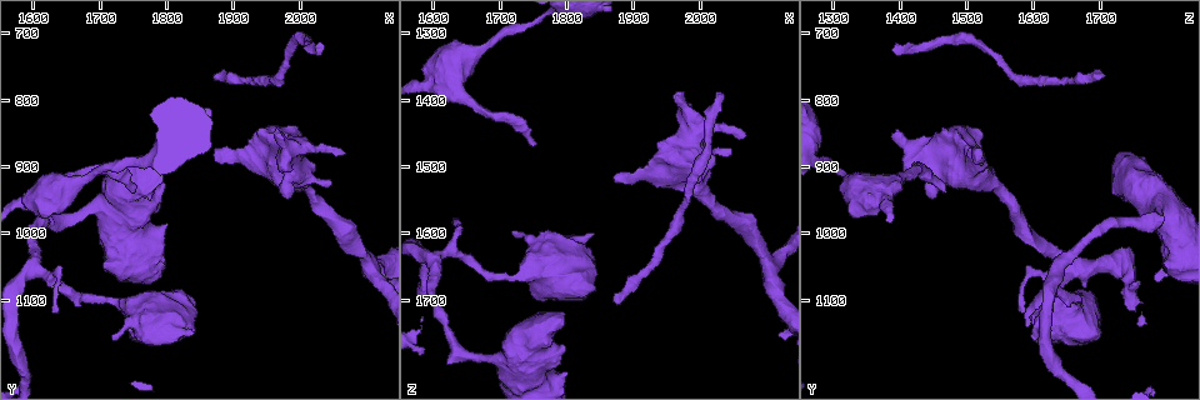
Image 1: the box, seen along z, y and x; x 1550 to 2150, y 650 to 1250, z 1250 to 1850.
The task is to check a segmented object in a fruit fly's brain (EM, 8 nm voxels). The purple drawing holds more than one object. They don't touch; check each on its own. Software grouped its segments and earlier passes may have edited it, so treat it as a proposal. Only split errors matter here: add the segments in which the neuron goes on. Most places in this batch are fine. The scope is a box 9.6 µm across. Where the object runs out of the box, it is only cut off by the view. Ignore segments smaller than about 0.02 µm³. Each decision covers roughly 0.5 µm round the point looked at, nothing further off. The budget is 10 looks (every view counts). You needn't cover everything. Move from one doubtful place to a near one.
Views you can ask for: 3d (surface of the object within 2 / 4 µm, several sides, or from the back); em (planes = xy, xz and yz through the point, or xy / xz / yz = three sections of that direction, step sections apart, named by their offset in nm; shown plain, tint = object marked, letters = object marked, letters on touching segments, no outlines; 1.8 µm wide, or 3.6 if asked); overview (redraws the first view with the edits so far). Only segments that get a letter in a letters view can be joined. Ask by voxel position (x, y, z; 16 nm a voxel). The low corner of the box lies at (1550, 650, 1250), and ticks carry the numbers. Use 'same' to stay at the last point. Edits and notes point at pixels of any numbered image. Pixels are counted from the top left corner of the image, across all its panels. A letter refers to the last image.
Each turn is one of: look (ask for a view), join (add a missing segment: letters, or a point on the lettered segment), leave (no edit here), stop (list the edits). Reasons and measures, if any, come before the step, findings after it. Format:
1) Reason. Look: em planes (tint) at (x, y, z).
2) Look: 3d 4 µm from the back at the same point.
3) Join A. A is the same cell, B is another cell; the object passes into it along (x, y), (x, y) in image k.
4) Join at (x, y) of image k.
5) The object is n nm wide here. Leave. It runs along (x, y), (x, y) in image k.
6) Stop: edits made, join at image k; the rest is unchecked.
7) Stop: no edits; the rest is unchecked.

Look: 3d 4 µm from the back at (1880, 765, 1705).

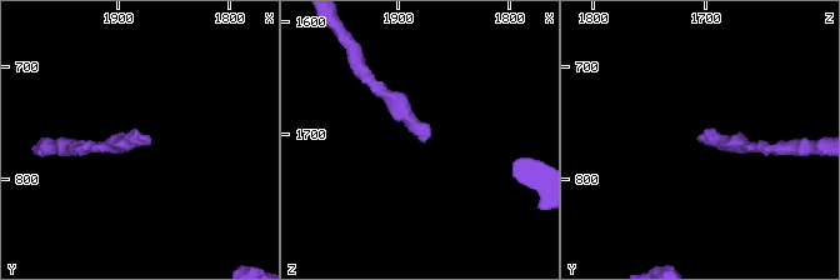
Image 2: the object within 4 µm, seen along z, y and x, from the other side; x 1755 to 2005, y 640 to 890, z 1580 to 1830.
Need the tissue. Look: em xz step 4 (tint) at (1876, 762, 1706).

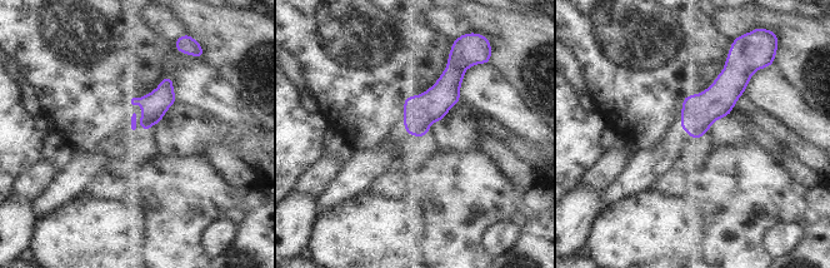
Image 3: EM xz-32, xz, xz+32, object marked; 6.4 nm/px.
Cut it another way. Look: em xy step 4 (letters) at the same point.

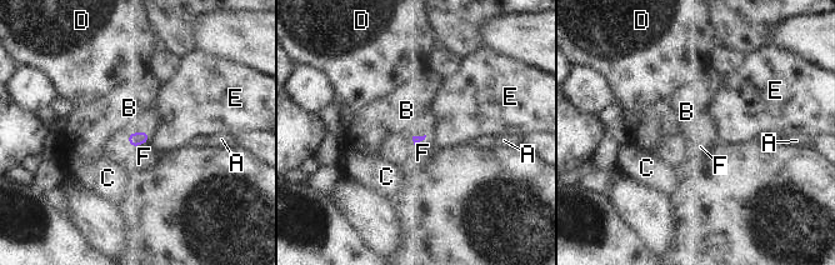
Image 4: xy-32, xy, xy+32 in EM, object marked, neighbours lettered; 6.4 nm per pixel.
Leave. A, B, C, D, E and F are other cells; a border runs along (148, 129), (130, 131), (126, 135) in image 4; none of them fits.

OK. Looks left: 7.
An open end. Look: em 3.6 µm planes (letters) at (1870, 875, 1515).

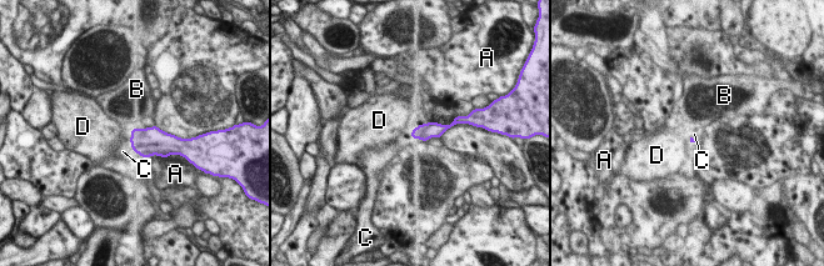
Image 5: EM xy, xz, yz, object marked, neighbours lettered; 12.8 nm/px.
Join C. C is the same cell, A, B and D are other cells; the object passes into it along (149, 141), (131, 144), (123, 151) in image 5; the neuron continues.

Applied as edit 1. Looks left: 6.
End of a long branch. Look: em planes (letters) at (1750, 935, 1465).

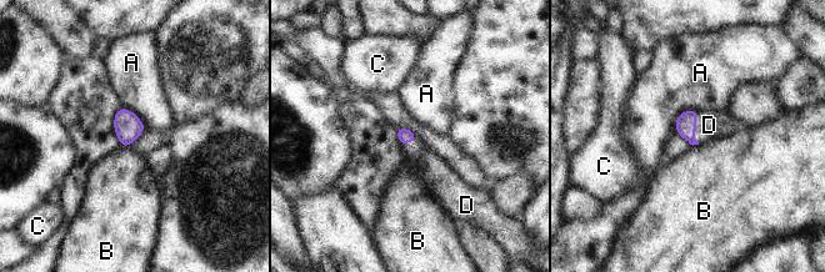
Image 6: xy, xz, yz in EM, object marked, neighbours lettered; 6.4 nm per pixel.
Join D. D is the same cell, A, B and C are other cells; the object passes into it along (685, 125), (695, 127), (709, 125) in image 6; the neuron continues.

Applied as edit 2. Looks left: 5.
Free end. Look: 3d 4 µm at (1975, 860, 1385).

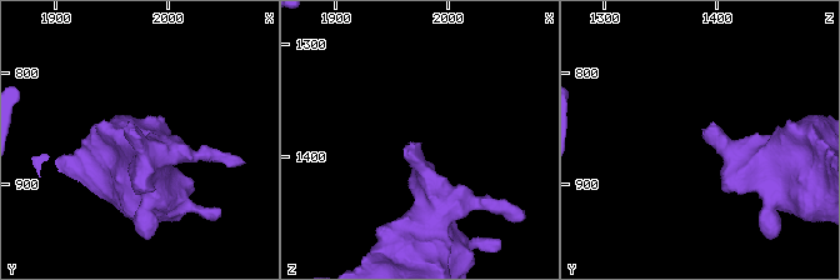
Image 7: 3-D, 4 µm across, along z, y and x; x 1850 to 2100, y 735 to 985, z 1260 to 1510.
Now the EM. Look: em planes (letters) at (1976, 858, 1388).

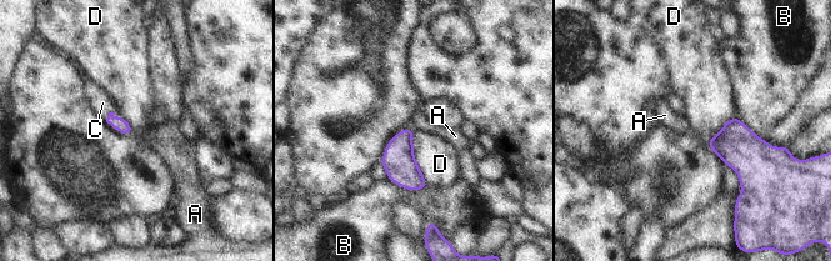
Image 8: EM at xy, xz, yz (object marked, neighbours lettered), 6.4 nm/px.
The longest contact is with D, 360 nm. Join C. C is the same cell, A, B and D are other cells; the object passes into it along (119, 124), (115, 116), (103, 103) in image 8; the neuron continues.

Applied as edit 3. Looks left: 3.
Stop: edits made, join at image 5, join at image 6, join at image 8; the rest is unchecked.

